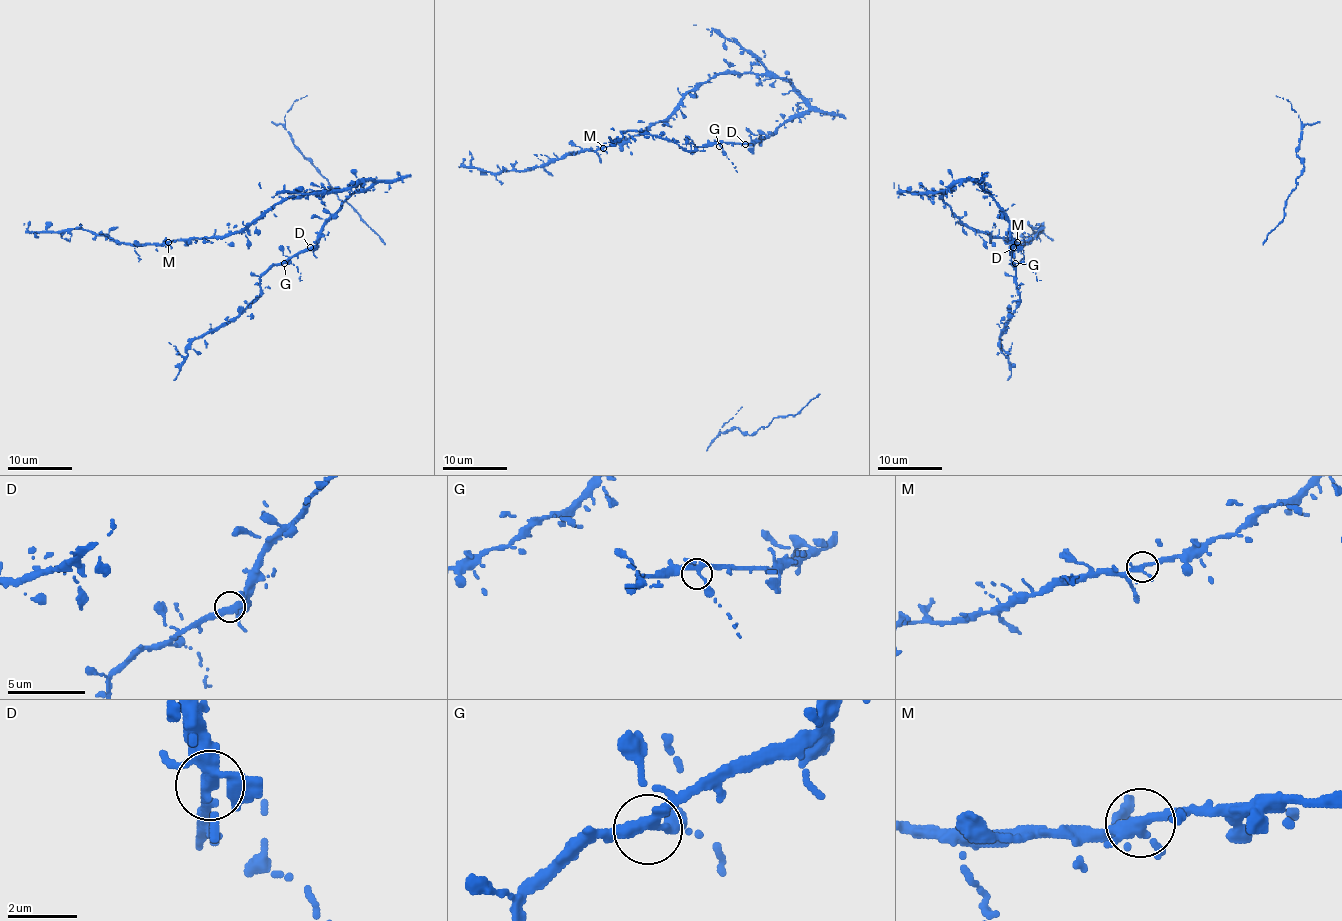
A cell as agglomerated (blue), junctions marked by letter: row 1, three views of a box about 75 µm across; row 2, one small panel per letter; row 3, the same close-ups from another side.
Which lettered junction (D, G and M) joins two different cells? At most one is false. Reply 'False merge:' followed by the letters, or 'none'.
False merge: none

